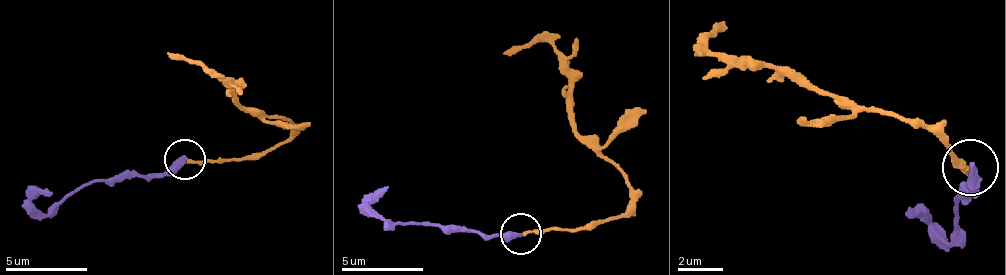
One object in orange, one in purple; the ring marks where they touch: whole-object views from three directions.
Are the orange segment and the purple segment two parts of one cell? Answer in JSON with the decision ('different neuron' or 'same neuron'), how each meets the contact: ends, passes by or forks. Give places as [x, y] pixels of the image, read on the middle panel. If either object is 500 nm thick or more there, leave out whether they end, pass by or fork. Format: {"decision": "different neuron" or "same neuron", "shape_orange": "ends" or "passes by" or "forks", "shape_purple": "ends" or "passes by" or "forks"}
{"decision": "same neuron", "shape_orange": "ends", "shape_purple": "ends"}

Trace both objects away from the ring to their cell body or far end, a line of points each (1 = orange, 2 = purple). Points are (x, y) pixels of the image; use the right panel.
1: (972, 166), (966, 171), (933, 132), (849, 110), (832, 93), (770, 65), (726, 65), (709, 37), (726, 20)
2: (972, 166), (972, 188), (961, 199), (955, 239), (905, 211)

